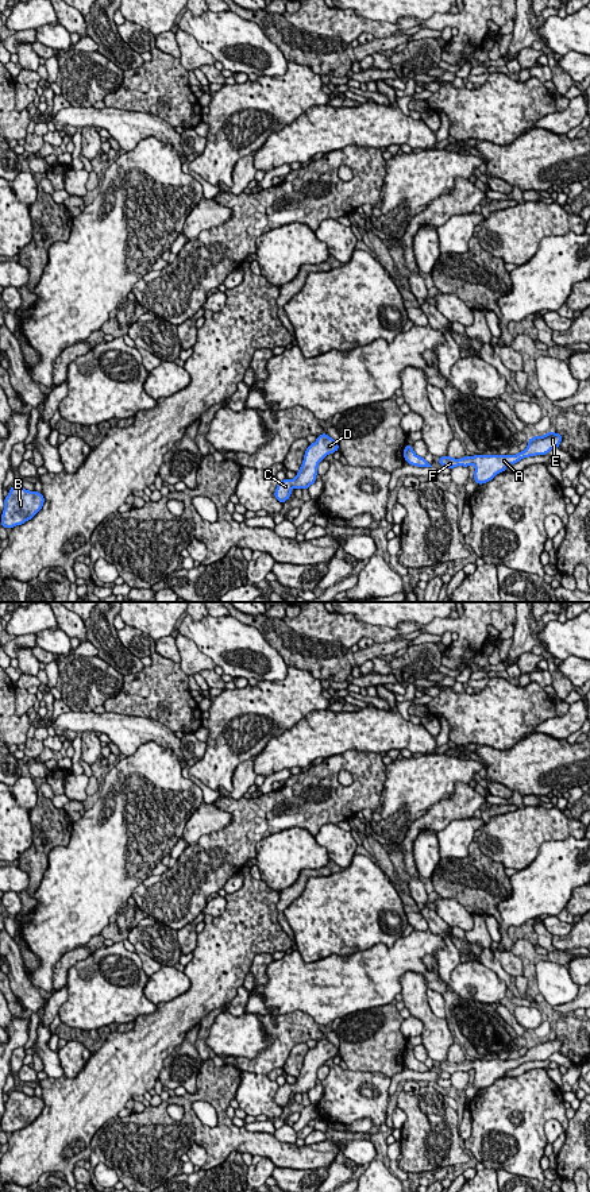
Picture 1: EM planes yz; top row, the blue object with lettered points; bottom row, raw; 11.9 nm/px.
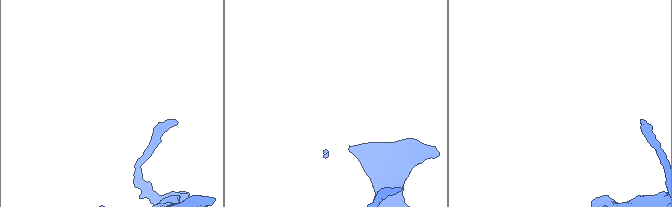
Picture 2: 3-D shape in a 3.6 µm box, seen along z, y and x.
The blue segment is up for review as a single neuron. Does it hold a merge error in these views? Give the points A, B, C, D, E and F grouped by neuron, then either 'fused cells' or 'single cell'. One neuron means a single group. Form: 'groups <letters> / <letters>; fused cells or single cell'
groups A B C D E F; single cell

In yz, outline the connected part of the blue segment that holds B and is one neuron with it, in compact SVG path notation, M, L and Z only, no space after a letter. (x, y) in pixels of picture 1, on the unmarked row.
M12 1091L4 1103L0 1130L14 1133L31 1125L43 1111L45 1102L38 1096L28 1096L23 1091Z

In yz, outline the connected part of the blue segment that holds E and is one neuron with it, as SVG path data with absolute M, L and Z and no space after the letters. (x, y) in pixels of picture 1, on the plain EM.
M554 1035L544 1041L535 1041L528 1045L528 1052L520 1056L517 1060L474 1060L455 1064L444 1060L437 1064L440 1071L454 1072L470 1069L475 1071L474 1085L477 1089L491 1085L497 1079L506 1076L505 1073L510 1069L520 1066L524 1062L547 1060L551 1054L559 1053L563 1039L555 1038Z

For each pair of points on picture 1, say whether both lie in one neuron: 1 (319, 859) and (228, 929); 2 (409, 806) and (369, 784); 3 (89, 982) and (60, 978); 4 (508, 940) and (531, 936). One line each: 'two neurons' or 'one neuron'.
1: two neurons
2: two neurons
3: two neurons
4: one neuron

